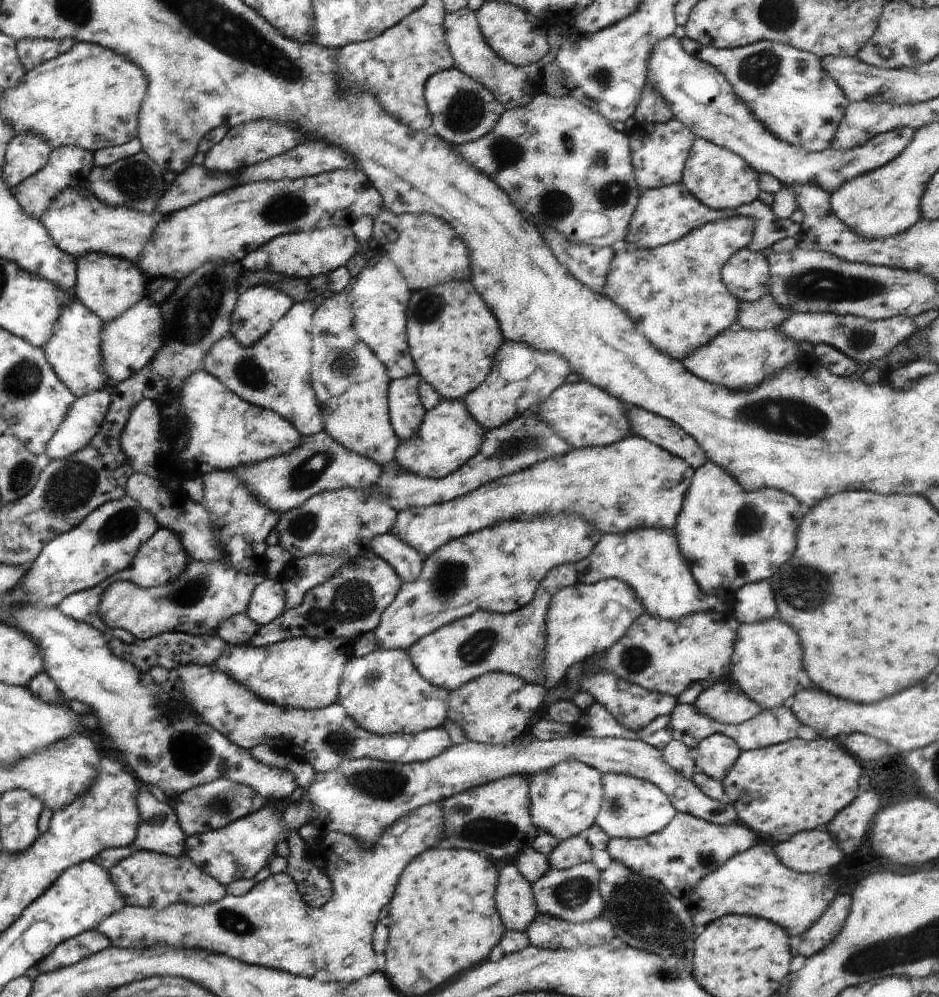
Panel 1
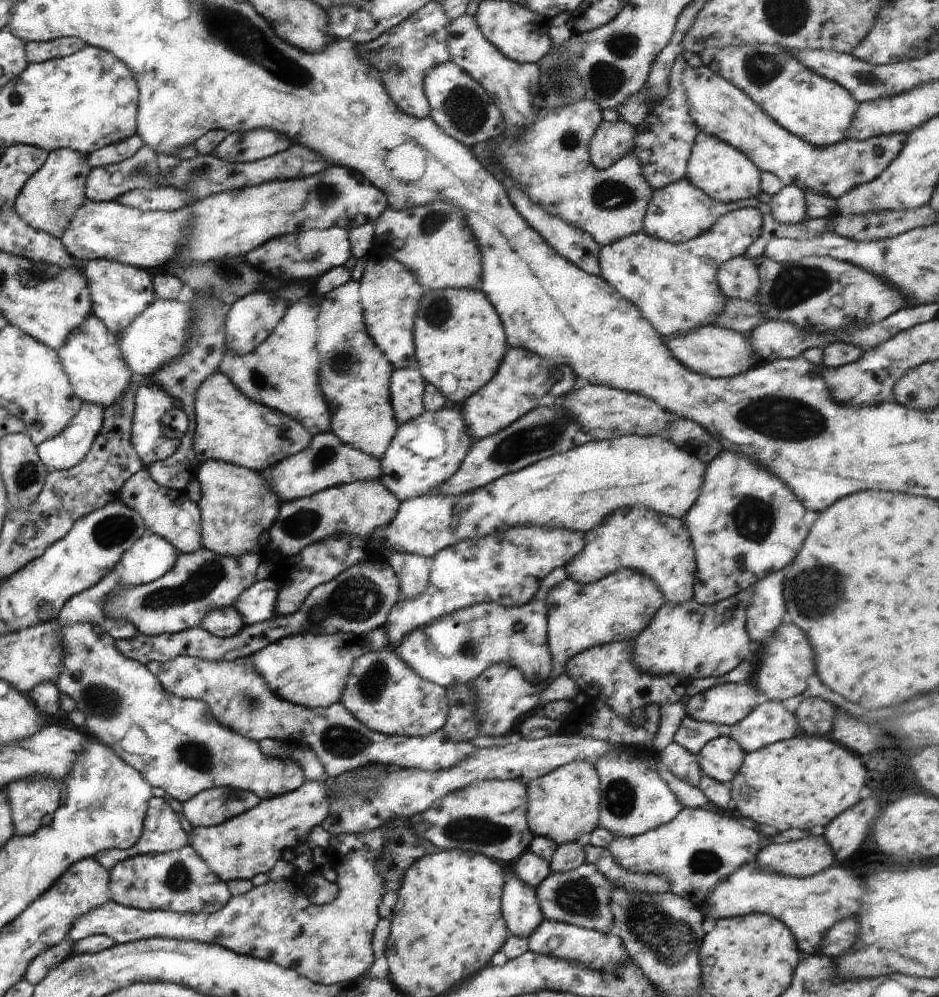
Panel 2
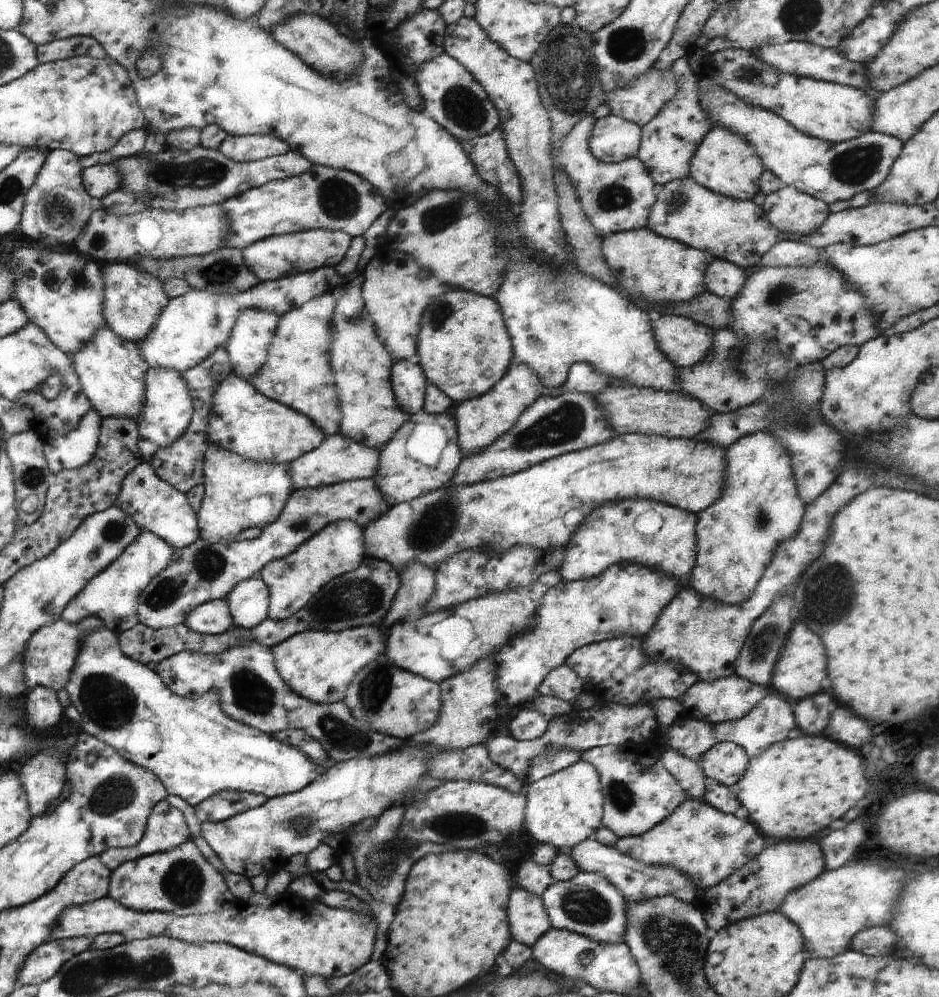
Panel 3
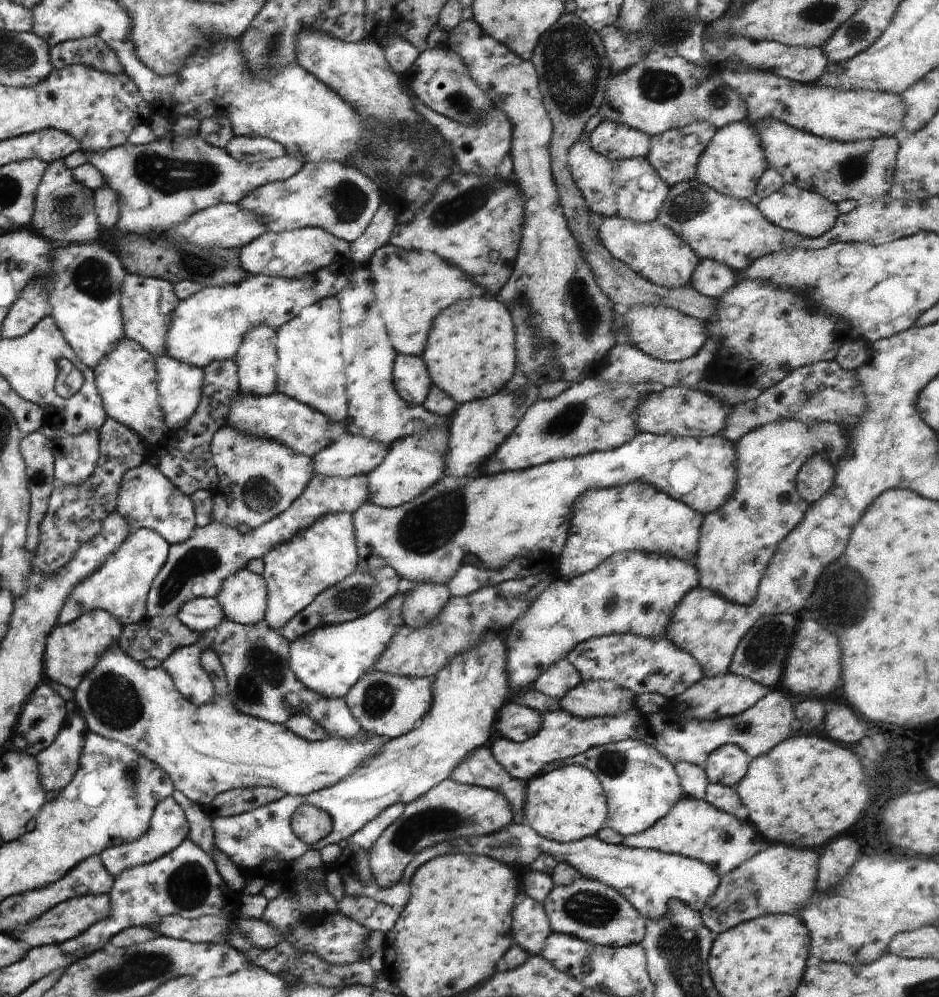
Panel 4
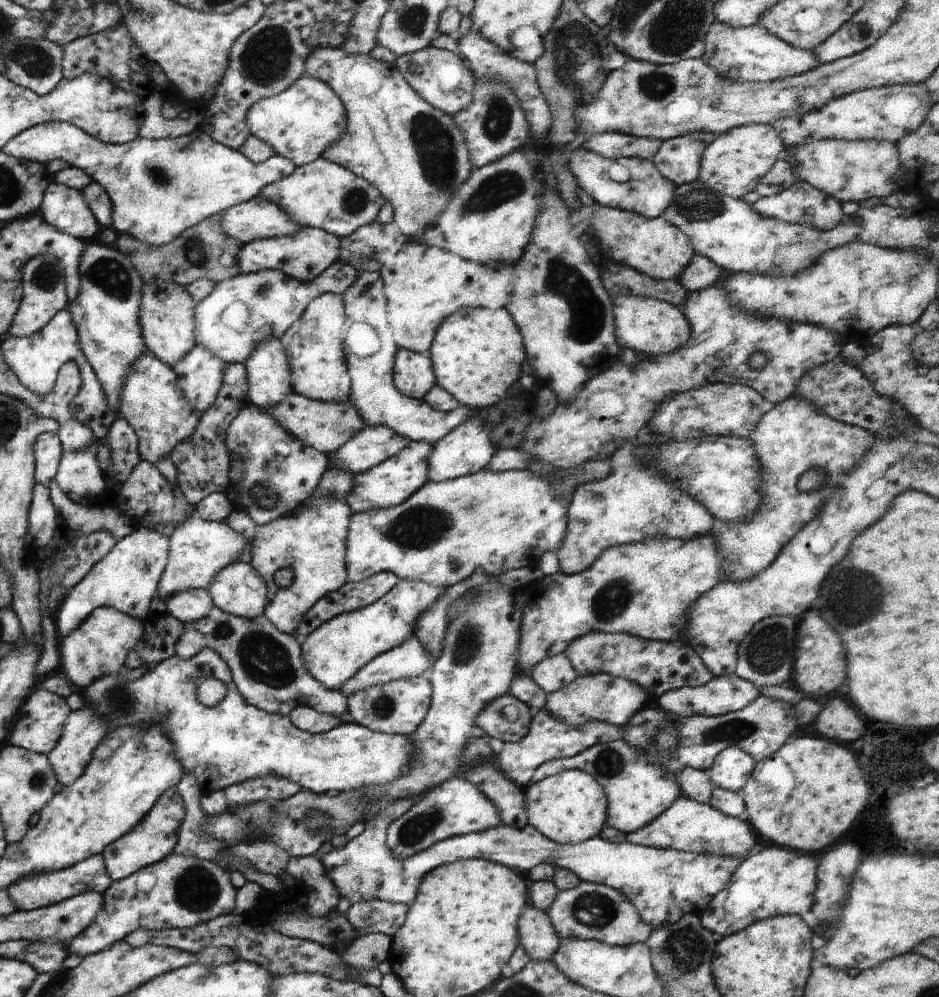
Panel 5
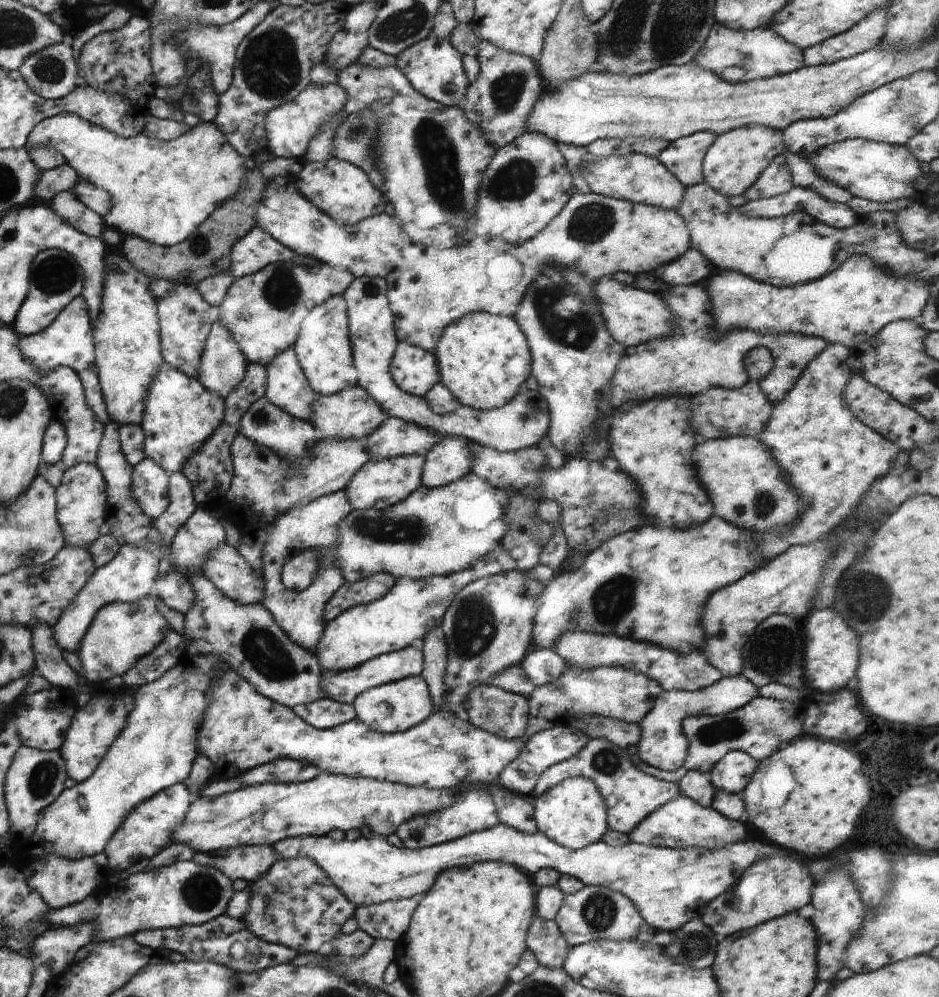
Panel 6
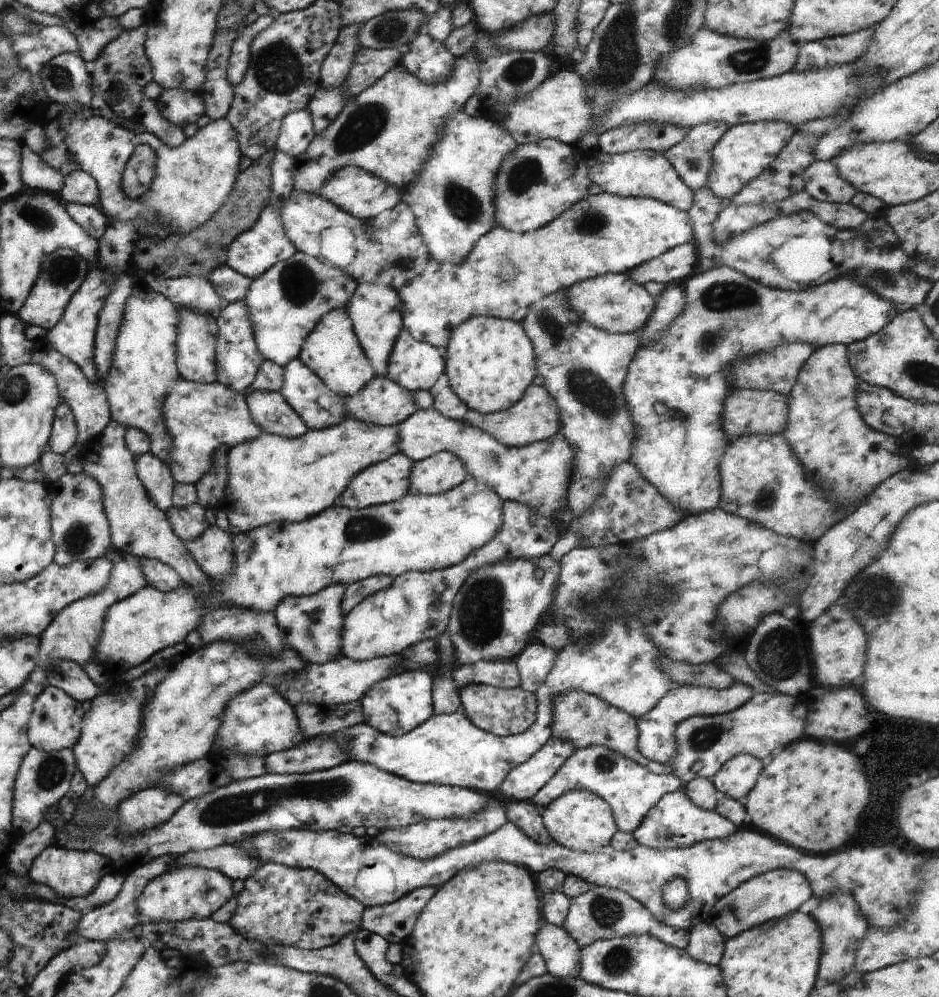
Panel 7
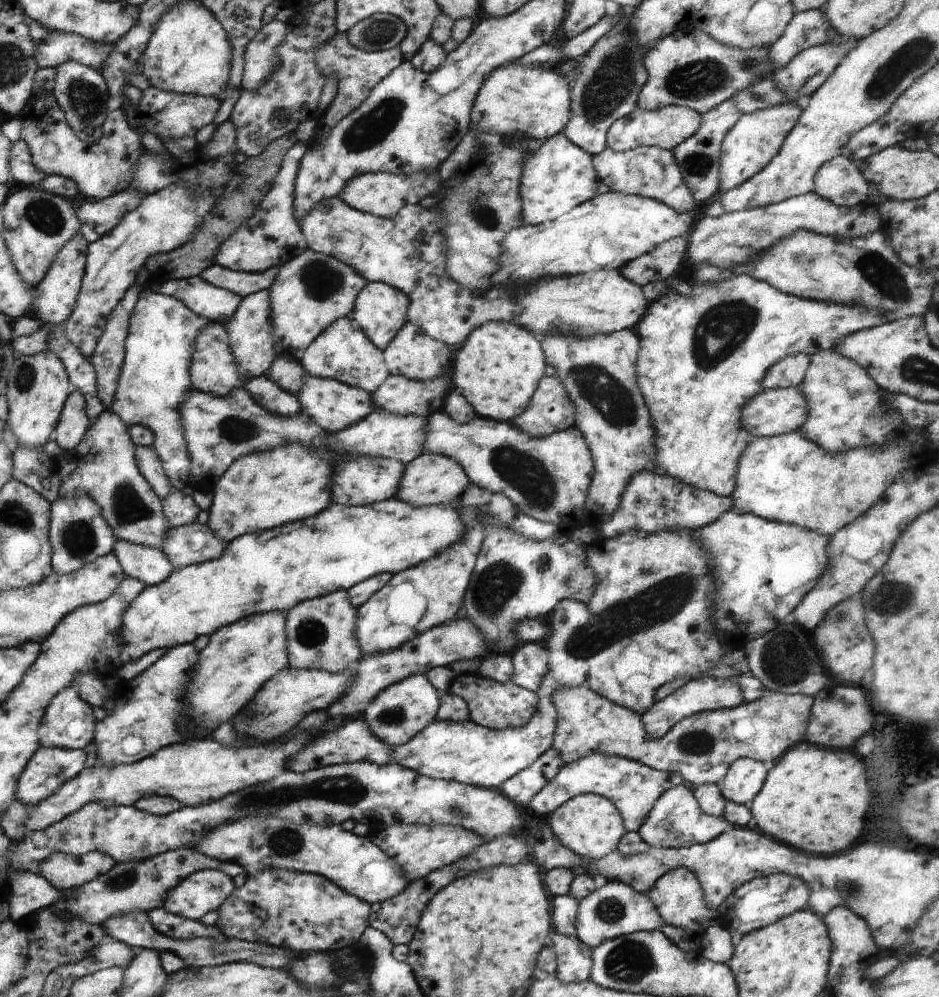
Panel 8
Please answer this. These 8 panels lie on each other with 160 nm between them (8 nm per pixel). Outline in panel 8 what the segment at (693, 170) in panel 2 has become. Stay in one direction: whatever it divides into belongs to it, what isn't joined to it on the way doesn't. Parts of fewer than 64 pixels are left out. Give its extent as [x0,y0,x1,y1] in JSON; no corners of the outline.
[718,103,802,192]

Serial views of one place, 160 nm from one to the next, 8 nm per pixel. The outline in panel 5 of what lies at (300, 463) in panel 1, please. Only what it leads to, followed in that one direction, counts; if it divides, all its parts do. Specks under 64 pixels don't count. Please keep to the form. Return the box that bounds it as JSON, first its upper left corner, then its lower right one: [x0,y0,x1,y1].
[329,426,410,475]

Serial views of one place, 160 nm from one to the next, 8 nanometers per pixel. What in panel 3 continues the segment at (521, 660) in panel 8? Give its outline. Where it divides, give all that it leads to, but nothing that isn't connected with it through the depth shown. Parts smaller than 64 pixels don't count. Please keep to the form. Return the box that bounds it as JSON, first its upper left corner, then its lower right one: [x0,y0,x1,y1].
[537,663,583,702]

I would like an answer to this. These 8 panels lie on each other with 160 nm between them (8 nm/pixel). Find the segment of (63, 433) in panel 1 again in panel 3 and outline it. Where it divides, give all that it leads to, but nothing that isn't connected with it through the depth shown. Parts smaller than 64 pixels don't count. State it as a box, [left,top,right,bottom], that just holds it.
[44,409,102,474]

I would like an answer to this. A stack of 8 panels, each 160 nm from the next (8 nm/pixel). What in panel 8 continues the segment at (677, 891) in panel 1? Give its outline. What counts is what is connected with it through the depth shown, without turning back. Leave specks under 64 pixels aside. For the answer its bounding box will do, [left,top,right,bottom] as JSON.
[639,783,733,849]

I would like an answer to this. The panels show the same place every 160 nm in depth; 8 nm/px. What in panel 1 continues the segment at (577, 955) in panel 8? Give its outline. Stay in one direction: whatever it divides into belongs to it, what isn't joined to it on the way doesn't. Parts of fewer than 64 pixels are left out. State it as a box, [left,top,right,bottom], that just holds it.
[495,862,538,932]

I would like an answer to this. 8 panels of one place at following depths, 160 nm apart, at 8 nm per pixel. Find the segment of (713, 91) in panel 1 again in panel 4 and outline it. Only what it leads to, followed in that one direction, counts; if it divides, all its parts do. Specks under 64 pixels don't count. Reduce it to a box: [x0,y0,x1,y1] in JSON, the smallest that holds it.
[749,120,900,204]

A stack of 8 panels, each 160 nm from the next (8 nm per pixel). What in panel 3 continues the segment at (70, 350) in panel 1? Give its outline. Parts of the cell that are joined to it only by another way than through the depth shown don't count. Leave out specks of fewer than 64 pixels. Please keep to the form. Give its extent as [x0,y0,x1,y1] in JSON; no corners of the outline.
[70,328,150,419]

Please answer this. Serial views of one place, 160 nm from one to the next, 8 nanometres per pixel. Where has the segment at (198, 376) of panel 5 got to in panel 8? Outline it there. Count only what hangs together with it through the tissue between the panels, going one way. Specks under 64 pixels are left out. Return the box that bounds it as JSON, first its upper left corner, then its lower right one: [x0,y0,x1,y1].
[224,291,276,385]

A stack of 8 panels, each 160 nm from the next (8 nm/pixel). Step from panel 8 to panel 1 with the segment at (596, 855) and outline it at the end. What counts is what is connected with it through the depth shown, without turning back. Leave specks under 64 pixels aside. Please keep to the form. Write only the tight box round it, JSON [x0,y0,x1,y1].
[529,761,603,841]

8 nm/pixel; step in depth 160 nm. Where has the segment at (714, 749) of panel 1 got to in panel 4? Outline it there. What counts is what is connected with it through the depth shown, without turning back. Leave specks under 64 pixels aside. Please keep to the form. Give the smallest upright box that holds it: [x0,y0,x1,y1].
[704,744,750,788]

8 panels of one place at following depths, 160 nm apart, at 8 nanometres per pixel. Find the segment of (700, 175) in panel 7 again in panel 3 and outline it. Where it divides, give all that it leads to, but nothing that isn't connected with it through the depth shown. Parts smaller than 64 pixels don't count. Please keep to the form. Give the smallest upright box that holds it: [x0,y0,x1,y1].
[637,57,714,187]

